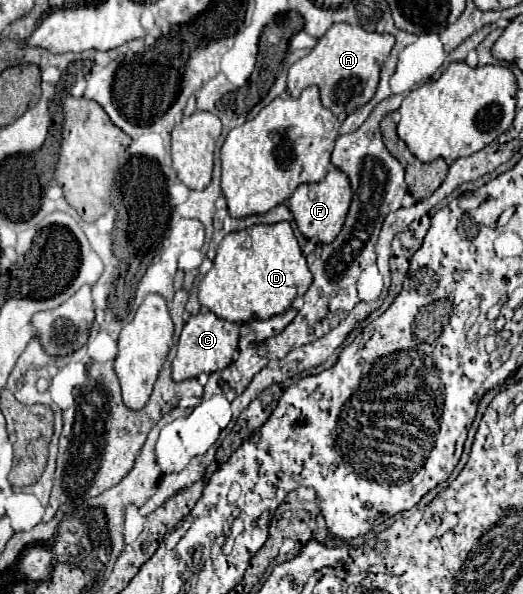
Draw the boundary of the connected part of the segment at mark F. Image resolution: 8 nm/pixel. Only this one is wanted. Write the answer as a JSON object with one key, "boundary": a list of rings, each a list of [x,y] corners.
{"boundary":[[[334,168],[328,172],[328,176],[322,182],[298,186],[288,200],[288,208],[294,214],[294,222],[306,240],[330,244],[344,226],[344,220],[346,220],[346,214],[350,208],[350,200],[352,200],[352,190],[350,190],[348,176],[342,170]]]}

